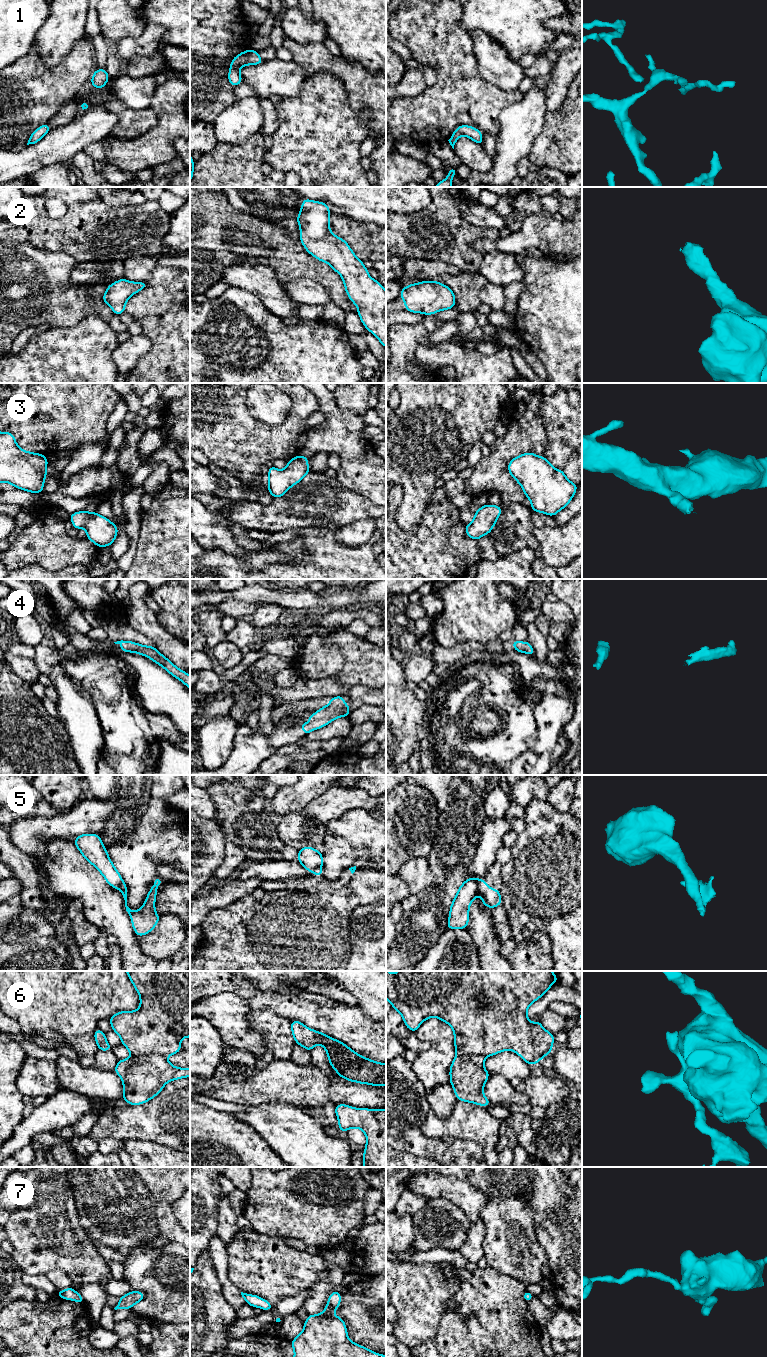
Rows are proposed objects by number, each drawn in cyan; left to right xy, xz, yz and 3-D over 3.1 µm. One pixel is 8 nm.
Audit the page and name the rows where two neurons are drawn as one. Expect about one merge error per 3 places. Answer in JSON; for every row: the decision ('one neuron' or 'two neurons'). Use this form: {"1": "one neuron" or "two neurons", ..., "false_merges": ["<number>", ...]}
{"1": "one neuron", "2": "one neuron", "3": "one neuron", "4": "one neuron", "5": "two neurons", "6": "two neurons", "7": "one neuron", "false_merges": ["5", "6"]}

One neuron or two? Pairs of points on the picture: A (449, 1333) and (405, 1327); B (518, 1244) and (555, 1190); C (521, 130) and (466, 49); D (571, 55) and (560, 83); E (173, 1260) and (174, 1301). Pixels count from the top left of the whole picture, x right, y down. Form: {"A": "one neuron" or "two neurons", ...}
{"A": "two neurons", "B": "two neurons", "C": "two neurons", "D": "one neuron", "E": "one neuron"}

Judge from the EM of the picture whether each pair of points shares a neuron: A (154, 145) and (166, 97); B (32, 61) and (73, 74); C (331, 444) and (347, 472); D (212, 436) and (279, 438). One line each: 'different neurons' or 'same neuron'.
A: same neuron
B: same neuron
C: same neuron
D: same neuron

